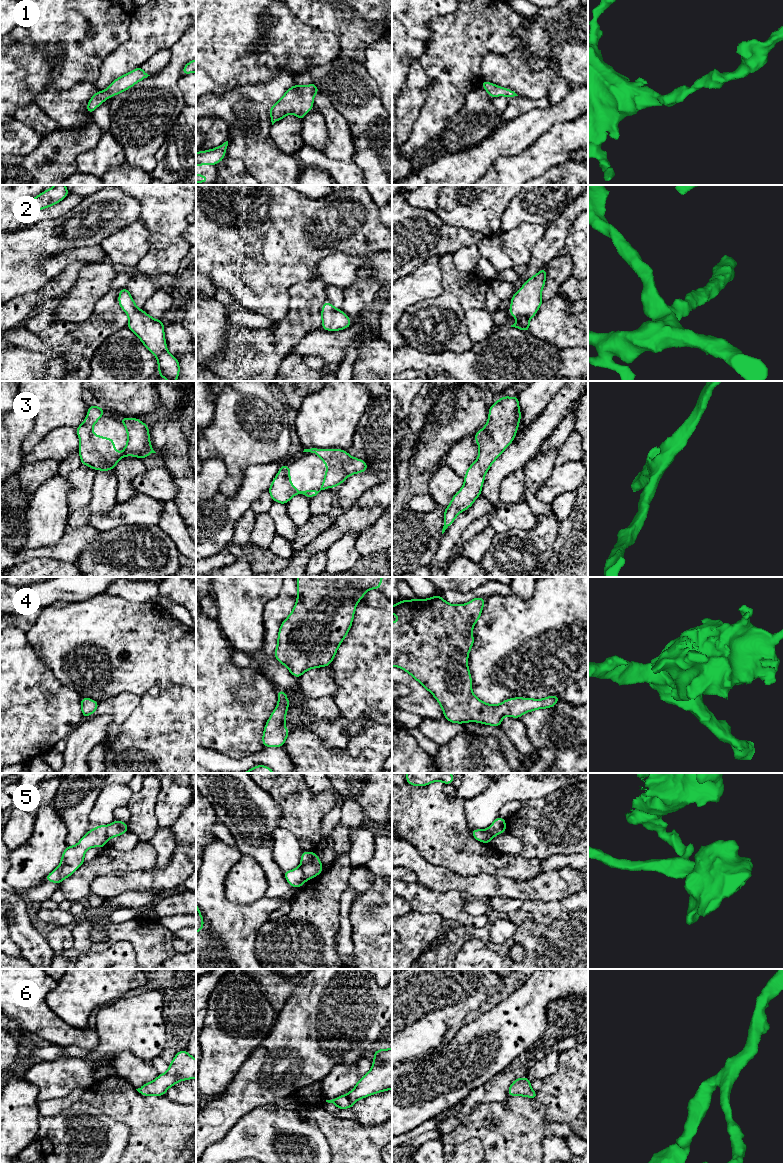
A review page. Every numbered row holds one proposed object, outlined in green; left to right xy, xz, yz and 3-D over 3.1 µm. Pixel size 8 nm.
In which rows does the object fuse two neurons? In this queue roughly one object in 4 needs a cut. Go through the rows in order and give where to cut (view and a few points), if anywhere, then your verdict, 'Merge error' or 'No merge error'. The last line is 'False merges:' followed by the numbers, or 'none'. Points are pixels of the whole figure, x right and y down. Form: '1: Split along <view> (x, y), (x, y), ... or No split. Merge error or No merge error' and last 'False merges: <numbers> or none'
1: No split. No merge error
2: No split. No merge error
3: No split. No merge error
4: No split. No merge error
5: Split along yz (489, 828), (490, 835), (486, 842). Merge error
6: No split. No merge error
False merges: 5

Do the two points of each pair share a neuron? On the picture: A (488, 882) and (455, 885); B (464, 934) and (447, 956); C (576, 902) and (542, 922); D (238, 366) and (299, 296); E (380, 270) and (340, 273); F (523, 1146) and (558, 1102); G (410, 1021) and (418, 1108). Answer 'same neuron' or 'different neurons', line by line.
A: same neuron
B: same neuron
C: same neuron
D: same neuron
E: same neuron
F: different neurons
G: different neurons

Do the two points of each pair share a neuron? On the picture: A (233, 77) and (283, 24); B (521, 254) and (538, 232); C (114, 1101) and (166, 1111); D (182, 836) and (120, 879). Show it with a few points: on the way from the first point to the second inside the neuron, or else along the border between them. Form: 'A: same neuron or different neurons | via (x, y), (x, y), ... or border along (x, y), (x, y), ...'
A: same neuron | via (248, 62), (254, 56), (268, 51), (269, 39)
B: same neuron | via (521, 249), (533, 237)
C: same neuron | via (127, 1105), (136, 1111), (153, 1111)
D: different neurons | border along (185, 844), (177, 846)

